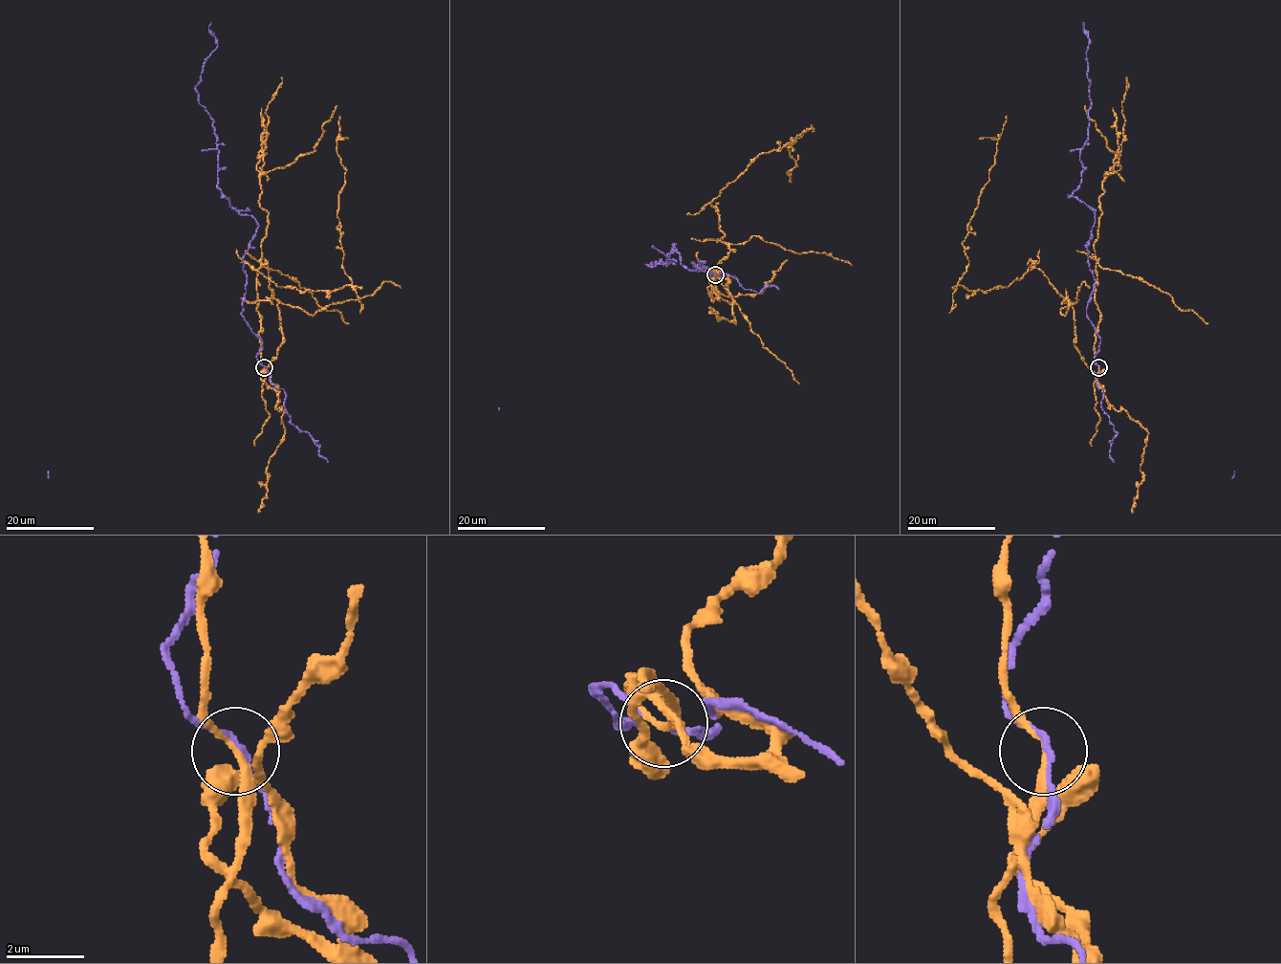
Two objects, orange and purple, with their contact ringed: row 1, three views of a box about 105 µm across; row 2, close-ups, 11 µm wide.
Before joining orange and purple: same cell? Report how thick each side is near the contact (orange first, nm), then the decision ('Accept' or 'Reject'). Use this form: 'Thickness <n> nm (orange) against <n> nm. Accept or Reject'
Thickness 160 nm (orange) against 120 nm. Reject

